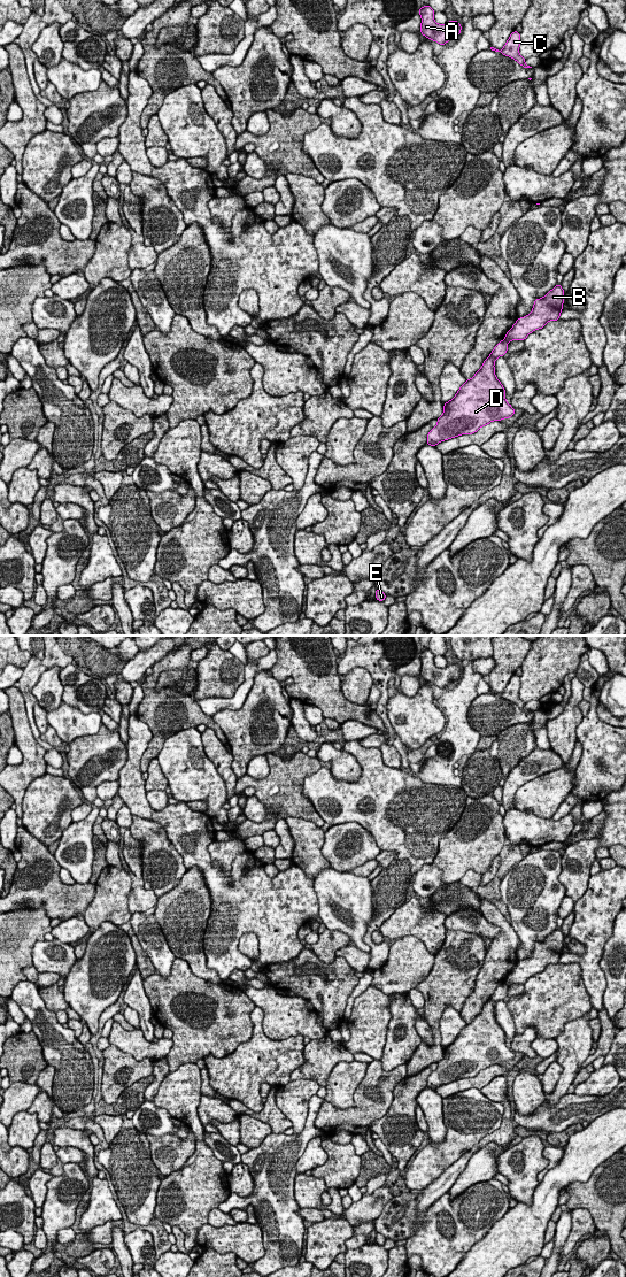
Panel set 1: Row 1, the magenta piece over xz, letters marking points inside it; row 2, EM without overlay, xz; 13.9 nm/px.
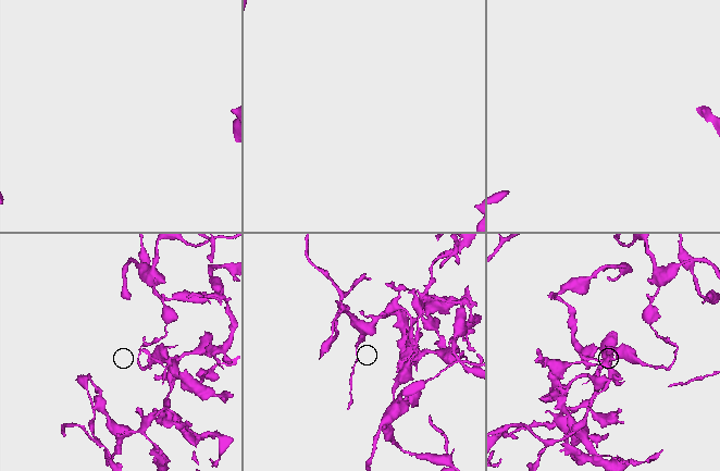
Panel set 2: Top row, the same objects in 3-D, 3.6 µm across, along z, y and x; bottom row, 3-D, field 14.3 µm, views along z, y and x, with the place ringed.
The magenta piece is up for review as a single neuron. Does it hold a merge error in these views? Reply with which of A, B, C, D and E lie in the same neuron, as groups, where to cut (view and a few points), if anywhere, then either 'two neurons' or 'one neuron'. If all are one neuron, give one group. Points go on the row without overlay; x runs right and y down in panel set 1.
A B C / D E; cut in xz along (504, 983), (507, 985); two neurons

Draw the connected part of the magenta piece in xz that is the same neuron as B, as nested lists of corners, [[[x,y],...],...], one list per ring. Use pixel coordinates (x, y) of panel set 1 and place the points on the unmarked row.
[[[558,928],[543,941],[535,943],[532,956],[517,962],[516,968],[507,976],[504,984],[525,984],[531,976],[542,972],[547,966],[557,964],[563,954],[564,938],[565,936]]]

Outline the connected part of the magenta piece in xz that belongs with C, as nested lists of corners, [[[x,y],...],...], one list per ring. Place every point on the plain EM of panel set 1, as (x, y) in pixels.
[[[513,675],[508,685],[505,686],[504,691],[499,694],[494,691],[490,691],[492,694],[500,695],[503,699],[507,699],[513,703],[516,703],[520,709],[524,711],[532,711],[525,707],[525,702],[519,698],[519,690],[520,690],[520,678],[517,675]]]

